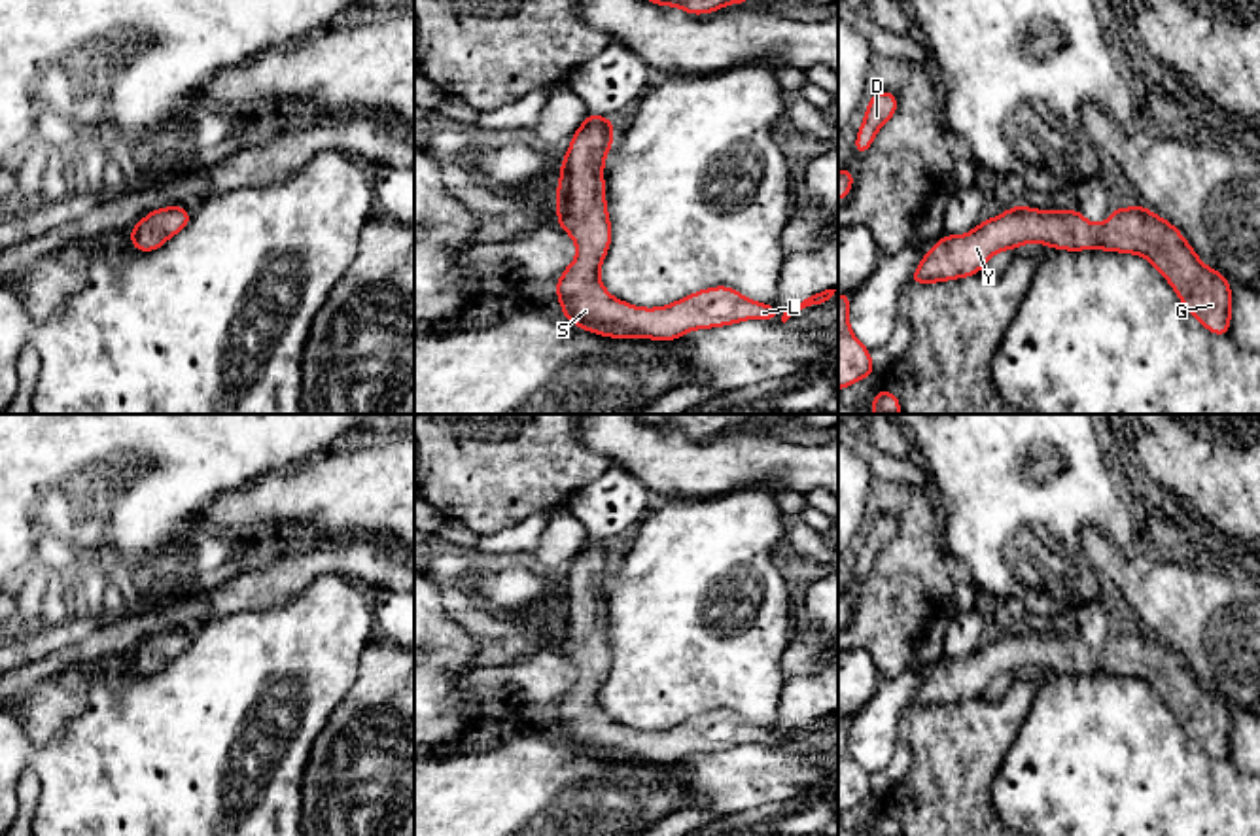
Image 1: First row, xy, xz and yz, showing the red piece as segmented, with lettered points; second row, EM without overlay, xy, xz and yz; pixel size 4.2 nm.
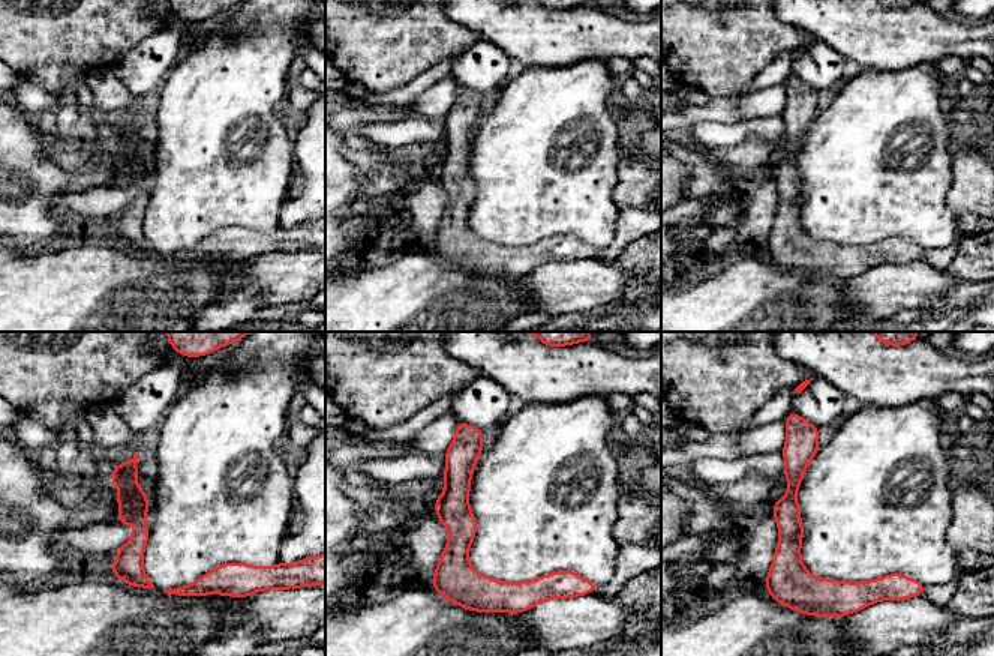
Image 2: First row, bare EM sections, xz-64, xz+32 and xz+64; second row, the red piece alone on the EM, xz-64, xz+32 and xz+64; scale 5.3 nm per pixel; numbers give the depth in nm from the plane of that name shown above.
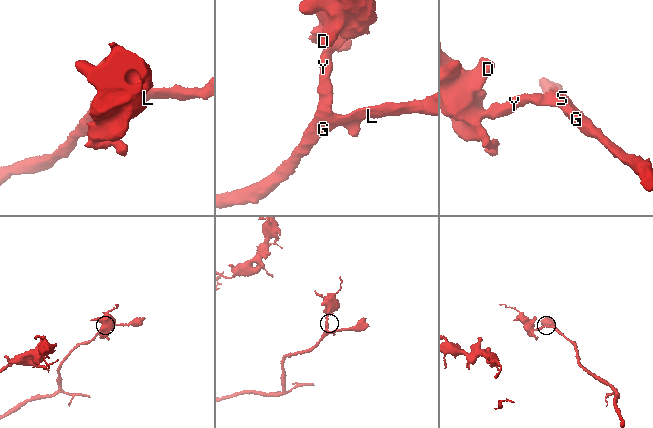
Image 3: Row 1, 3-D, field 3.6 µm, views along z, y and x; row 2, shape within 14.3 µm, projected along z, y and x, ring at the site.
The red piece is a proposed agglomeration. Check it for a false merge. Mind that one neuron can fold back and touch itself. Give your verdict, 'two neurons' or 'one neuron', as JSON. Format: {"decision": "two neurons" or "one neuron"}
{"decision": "one neuron"}

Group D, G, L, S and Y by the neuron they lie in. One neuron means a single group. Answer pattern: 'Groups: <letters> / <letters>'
Groups: D G L S Y

